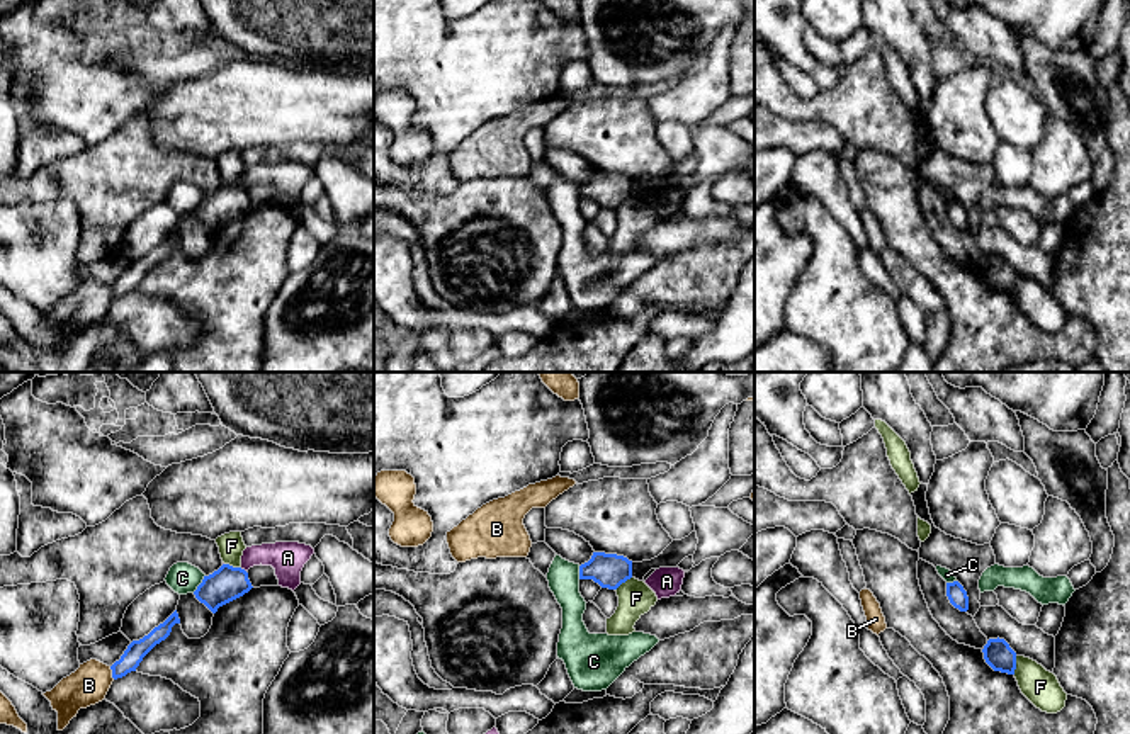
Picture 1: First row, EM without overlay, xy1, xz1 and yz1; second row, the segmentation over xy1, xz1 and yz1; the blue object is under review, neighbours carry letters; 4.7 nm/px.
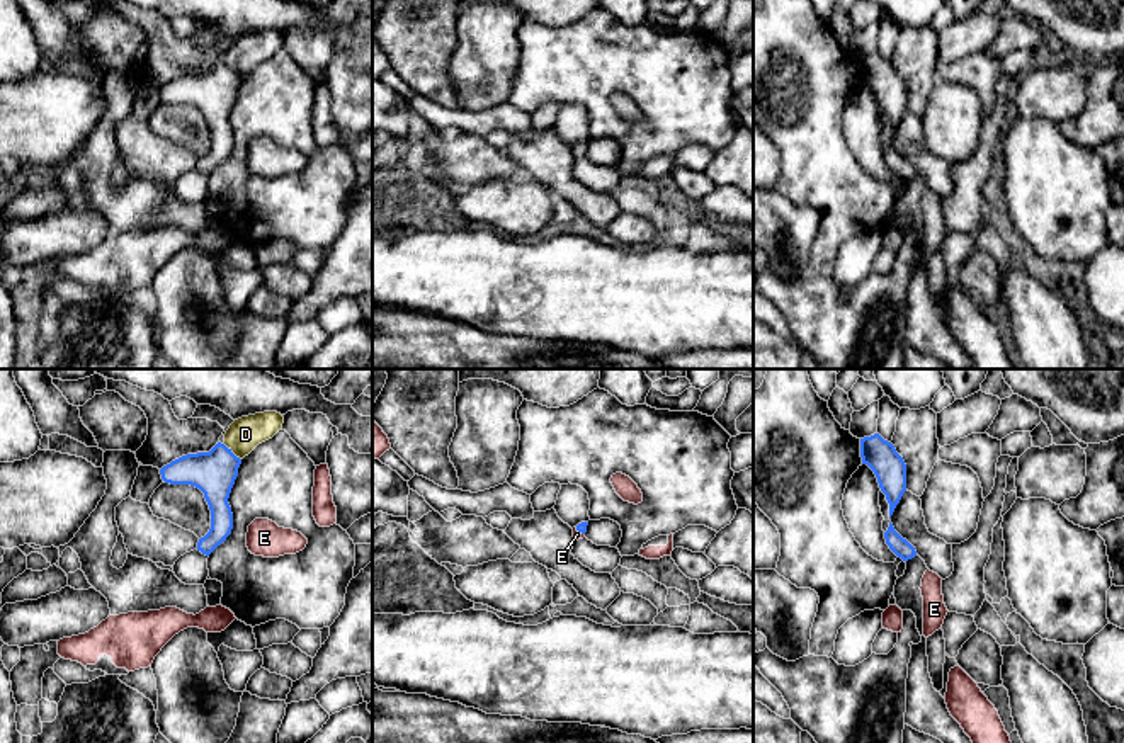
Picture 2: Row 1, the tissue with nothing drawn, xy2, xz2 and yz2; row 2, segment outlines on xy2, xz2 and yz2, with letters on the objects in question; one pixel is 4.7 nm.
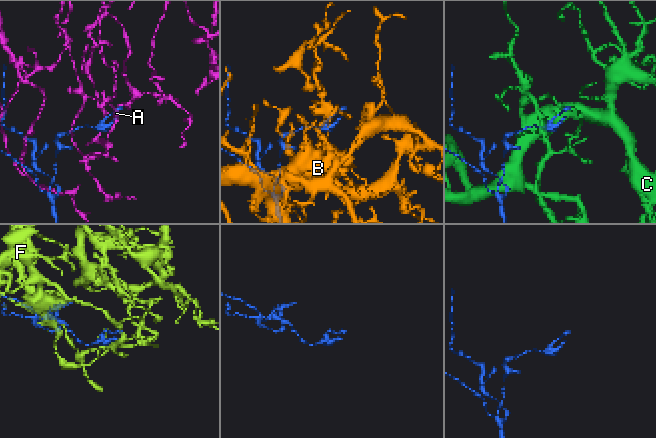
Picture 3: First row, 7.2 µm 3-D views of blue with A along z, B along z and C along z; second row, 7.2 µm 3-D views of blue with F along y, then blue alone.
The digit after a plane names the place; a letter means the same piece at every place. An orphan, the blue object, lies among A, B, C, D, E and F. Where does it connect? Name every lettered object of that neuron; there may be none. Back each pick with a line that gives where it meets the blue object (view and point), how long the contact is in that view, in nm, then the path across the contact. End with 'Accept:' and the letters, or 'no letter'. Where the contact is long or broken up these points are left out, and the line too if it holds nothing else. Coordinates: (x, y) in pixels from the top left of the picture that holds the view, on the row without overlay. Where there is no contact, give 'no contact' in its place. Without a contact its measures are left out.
E: xz2 (580, 150) | 60 nm | across xz2 (582, 147), (580, 150), (577, 153)
Accept: E

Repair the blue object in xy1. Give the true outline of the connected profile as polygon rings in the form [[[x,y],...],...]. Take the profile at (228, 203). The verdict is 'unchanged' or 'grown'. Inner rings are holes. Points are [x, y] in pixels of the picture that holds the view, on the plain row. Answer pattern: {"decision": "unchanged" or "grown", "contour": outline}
{"decision": "unchanged", "contour": [[[223,184],[212,194],[204,195],[194,214],[212,233],[216,233],[219,226],[243,216],[251,207],[245,189]]]}

